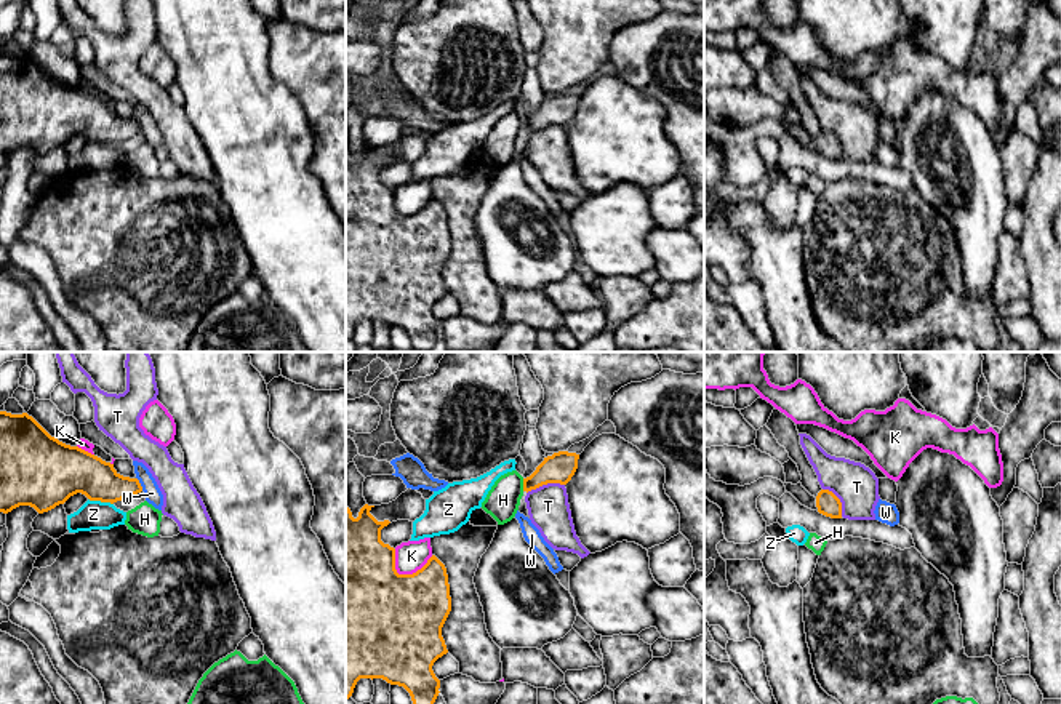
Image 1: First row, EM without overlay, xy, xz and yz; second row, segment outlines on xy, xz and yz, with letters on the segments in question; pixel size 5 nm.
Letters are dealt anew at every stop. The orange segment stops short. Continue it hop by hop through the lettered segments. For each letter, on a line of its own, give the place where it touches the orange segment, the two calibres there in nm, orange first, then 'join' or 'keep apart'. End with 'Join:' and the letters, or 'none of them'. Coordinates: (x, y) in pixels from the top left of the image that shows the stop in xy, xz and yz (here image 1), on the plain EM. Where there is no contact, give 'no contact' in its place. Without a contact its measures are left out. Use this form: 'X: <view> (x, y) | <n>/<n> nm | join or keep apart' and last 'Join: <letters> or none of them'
H: xz (524, 127) | 150/170 nm | keep apart
K: xz (413, 215) | 460/150 nm | keep apart
T: xz (544, 125) | 150/220 nm | keep apart
W: xy (140, 125) | 200/90 nm | keep apart
Z: xy (101, 143) | 260/140 nm | keep apart
Join: none of them

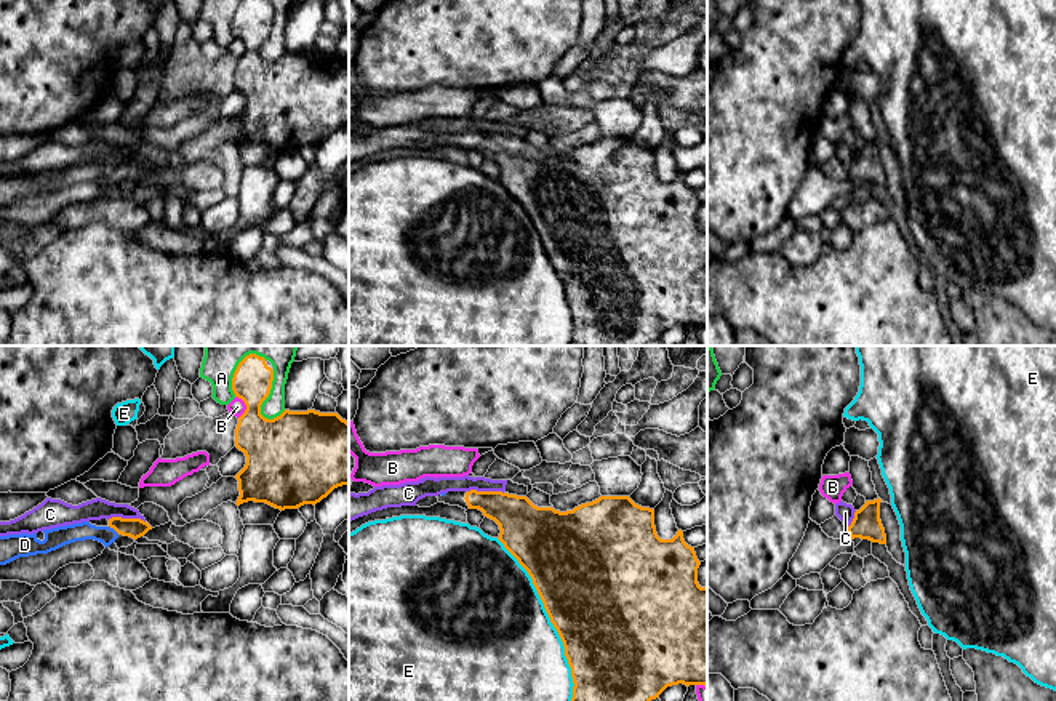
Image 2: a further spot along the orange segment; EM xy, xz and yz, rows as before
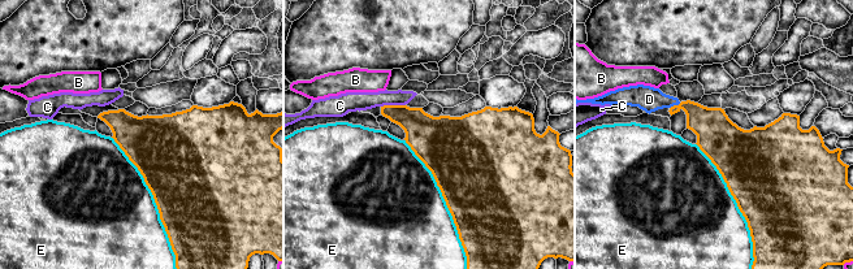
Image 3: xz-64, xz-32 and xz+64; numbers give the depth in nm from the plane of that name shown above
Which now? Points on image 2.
A: xy (268, 37) | 280/110 nm | keep apart
B: xy (247, 48) | 300/90 nm | keep apart
C: xy (127, 160) | 100/110 nm | keep apart
D: xy (114, 170) | 100/100 nm | join
E: xz (551, 263) | 500/500 nm | keep apart
Join: D

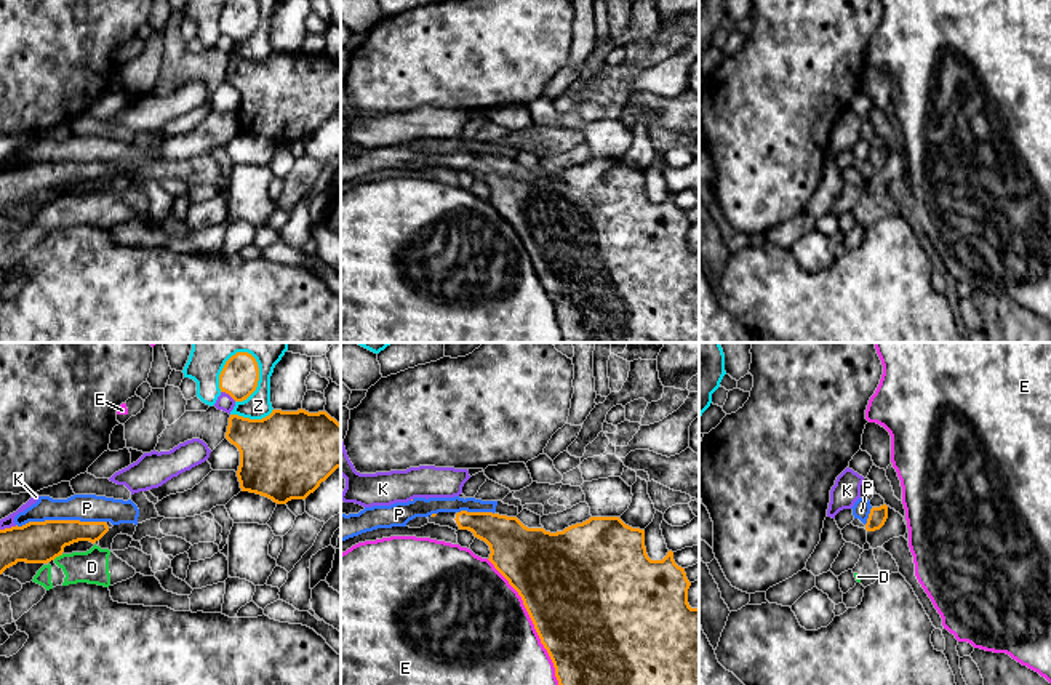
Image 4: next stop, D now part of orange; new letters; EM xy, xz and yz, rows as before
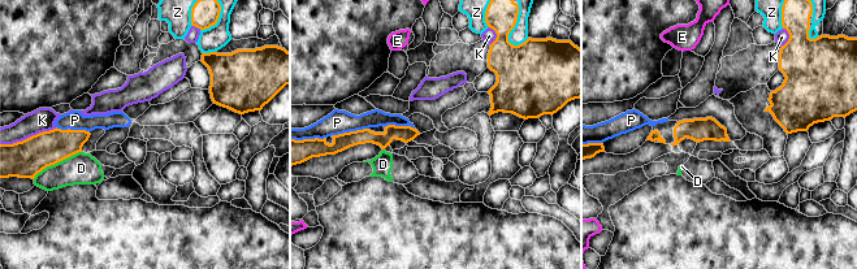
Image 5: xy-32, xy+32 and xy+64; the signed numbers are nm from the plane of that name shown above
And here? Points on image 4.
D: xy (58, 197) | 200/170 nm | keep apart
E: xz (535, 269) | 500/500 nm | keep apart
K: xy (229, 36) | 190/90 nm | keep apart
P: xy (59, 162) | 200/140 nm | keep apart
Z: xy (251, 61) | 440/130 nm | keep apart
Join: none of them

